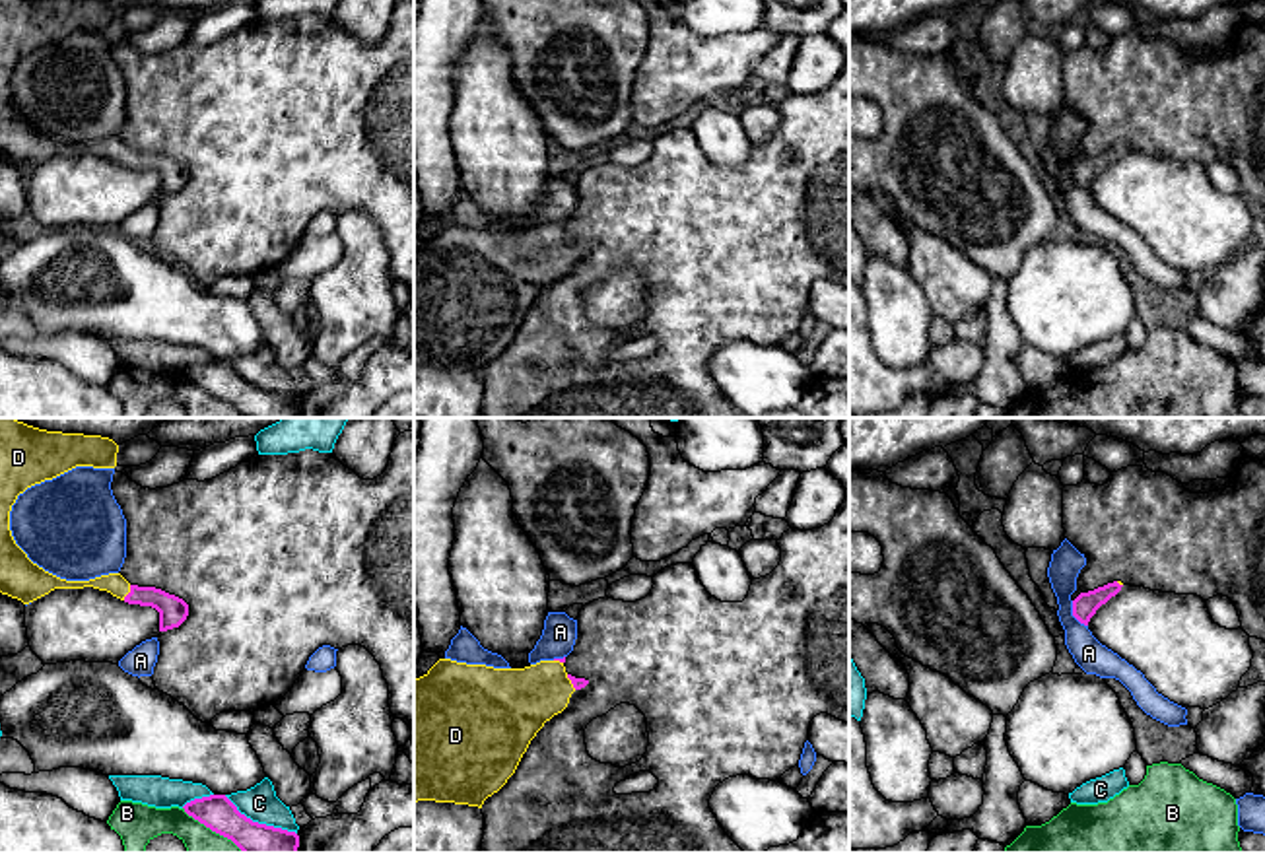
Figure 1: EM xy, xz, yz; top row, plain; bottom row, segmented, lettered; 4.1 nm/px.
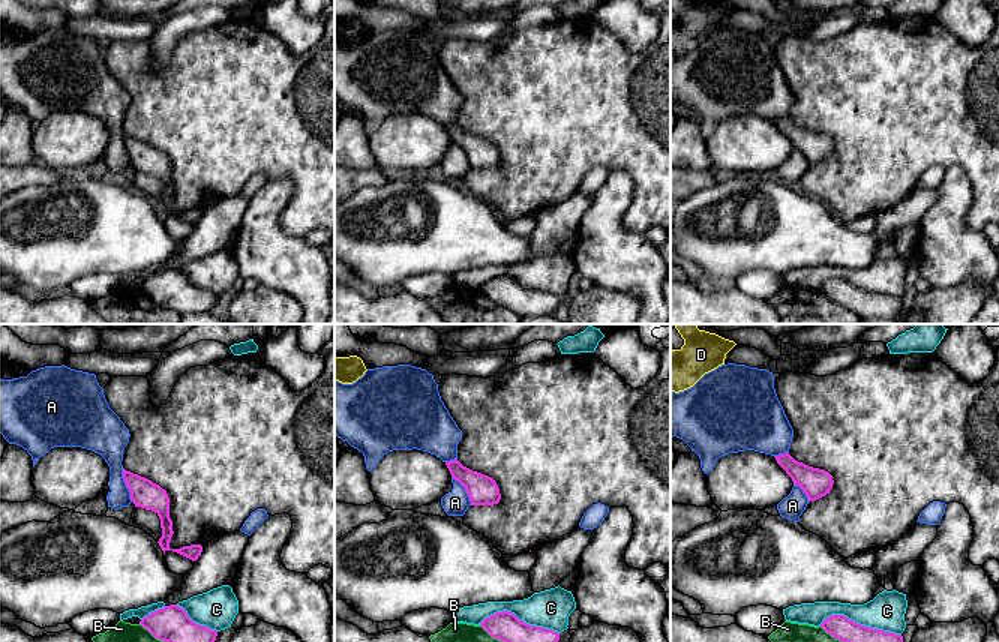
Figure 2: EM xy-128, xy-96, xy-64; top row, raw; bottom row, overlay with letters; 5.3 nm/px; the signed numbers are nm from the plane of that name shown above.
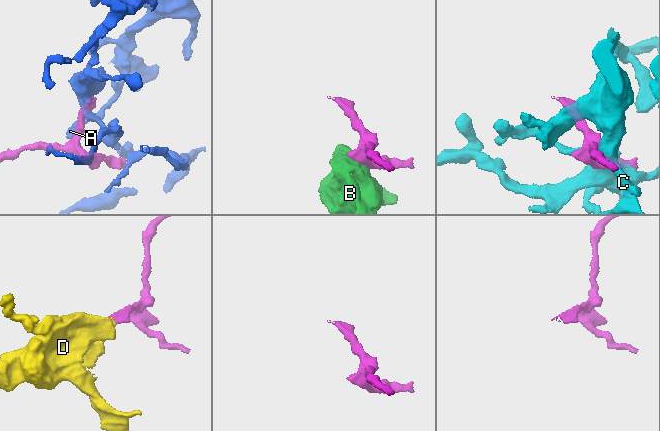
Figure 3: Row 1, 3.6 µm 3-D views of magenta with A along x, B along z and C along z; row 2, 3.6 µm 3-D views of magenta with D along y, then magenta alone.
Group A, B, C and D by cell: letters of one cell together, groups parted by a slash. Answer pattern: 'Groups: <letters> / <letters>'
Groups: A / B / C / D

